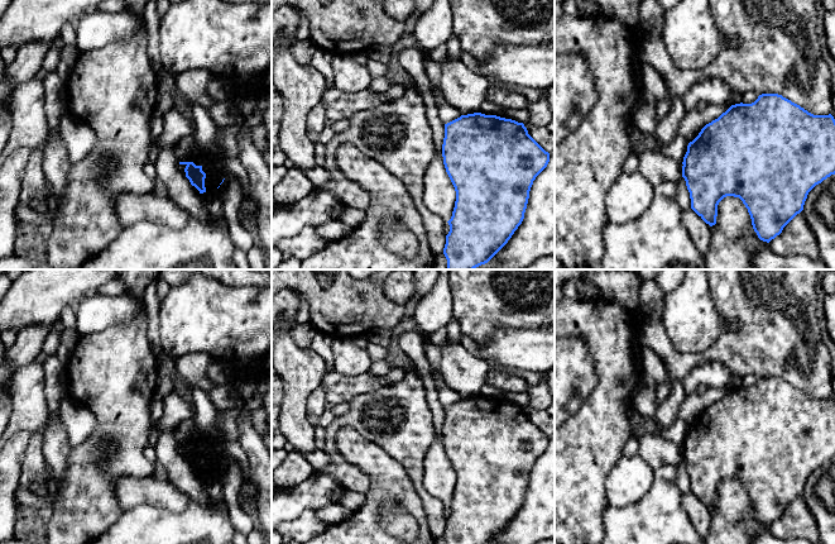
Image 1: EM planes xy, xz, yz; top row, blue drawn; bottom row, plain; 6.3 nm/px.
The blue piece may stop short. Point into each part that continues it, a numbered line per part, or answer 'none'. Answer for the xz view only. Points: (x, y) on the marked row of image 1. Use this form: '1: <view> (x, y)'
none

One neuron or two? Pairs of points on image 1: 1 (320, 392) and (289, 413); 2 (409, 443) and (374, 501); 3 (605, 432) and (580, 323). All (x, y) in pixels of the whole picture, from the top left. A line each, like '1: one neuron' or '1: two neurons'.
1: two neurons
2: two neurons
3: one neuron

